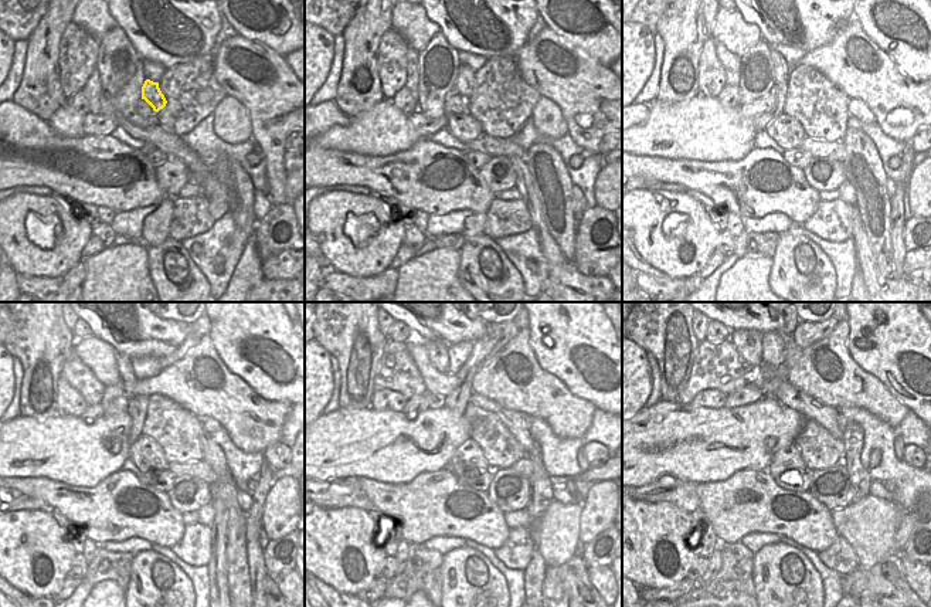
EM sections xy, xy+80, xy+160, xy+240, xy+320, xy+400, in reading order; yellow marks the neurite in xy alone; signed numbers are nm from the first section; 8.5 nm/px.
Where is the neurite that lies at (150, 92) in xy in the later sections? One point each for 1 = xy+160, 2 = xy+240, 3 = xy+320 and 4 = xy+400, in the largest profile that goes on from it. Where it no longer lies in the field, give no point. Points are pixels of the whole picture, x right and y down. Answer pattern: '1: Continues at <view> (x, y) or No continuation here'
1: Continues at xy+160 (781, 68)
2: Continues at xy+240 (128, 377)
3: Continues at xy+320 (437, 351)
4: Continues at xy+400 (748, 342)

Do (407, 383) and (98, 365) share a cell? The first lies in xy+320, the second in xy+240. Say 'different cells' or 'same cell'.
different cells

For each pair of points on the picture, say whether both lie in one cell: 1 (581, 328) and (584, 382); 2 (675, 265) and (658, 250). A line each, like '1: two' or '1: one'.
1: one
2: one

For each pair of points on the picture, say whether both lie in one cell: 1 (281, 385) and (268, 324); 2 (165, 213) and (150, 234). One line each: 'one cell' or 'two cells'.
1: one cell
2: one cell

